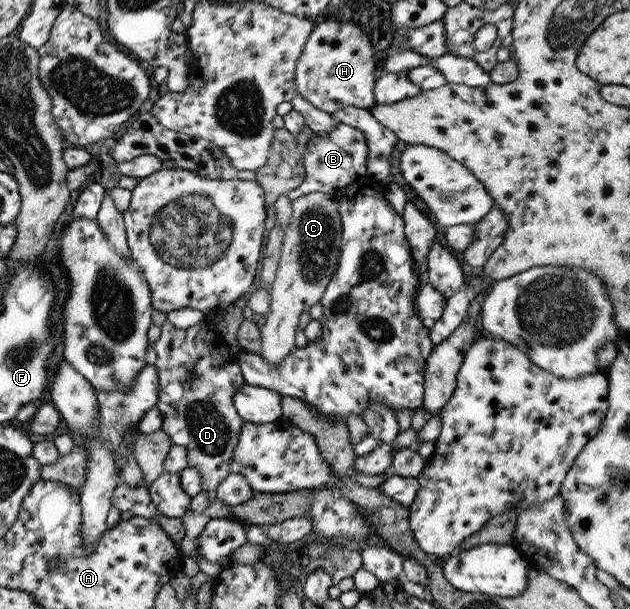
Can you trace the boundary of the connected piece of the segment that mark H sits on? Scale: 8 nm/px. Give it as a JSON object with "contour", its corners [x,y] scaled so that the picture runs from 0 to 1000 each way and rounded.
{"contour":[[[514,30],[498,41],[467,112],[470,153],[516,186],[560,174],[586,179],[594,169],[592,122],[597,105],[589,95],[589,67],[570,38]]]}

